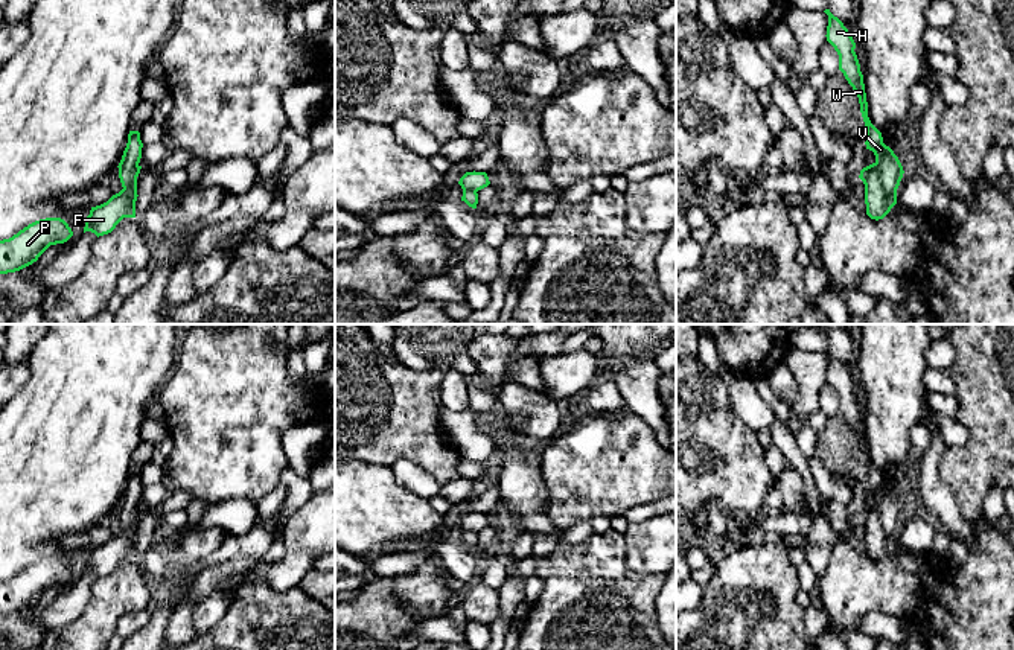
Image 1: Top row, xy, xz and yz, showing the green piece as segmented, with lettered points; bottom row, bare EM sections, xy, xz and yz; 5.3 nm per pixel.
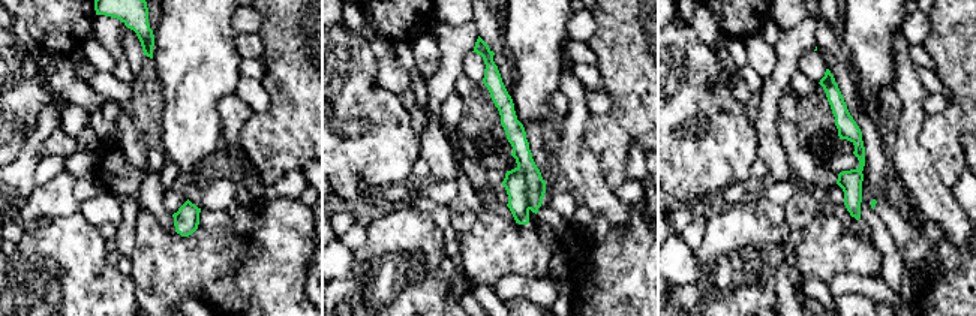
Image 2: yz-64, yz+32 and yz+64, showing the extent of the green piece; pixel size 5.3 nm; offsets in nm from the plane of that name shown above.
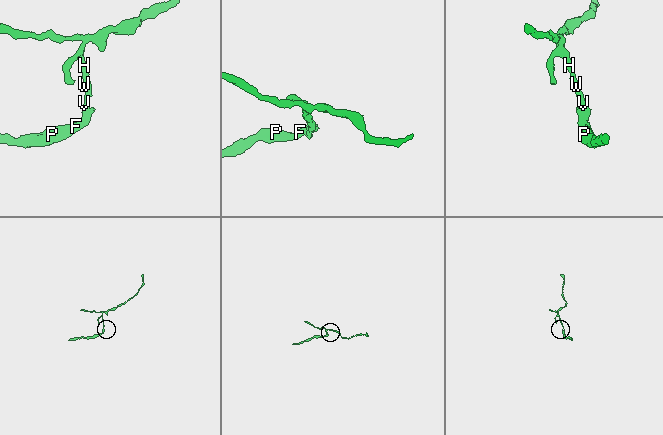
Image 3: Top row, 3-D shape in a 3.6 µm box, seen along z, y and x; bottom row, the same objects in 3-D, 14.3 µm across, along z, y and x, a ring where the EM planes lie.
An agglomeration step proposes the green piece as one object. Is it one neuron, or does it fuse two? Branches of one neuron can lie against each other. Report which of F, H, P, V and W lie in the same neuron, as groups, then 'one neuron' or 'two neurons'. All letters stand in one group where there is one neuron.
groups F P / H V W; two neurons

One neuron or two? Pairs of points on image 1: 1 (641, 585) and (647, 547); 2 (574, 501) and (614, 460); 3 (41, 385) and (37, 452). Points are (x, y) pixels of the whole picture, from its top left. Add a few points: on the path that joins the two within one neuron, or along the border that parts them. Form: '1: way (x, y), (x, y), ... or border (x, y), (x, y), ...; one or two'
1: border (624, 542), (626, 562), (635, 571), (660, 574); two
2: way (583, 490), (603, 471); one
3: way (41, 402), (41, 436); one

